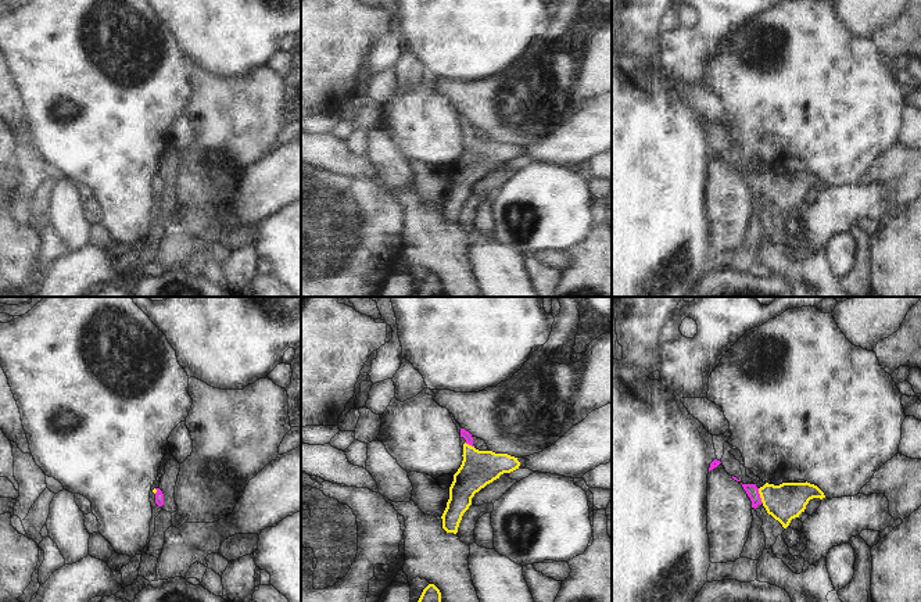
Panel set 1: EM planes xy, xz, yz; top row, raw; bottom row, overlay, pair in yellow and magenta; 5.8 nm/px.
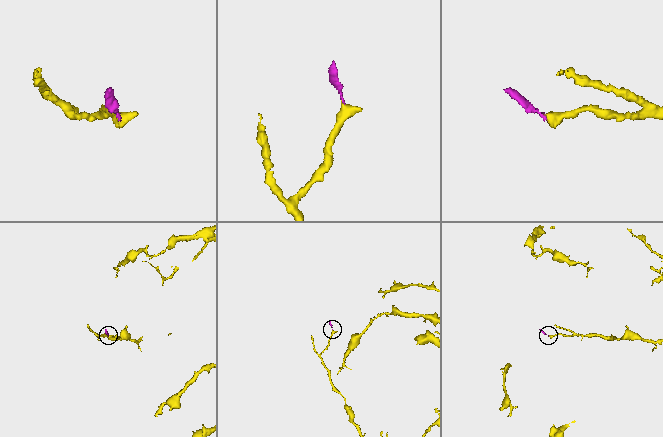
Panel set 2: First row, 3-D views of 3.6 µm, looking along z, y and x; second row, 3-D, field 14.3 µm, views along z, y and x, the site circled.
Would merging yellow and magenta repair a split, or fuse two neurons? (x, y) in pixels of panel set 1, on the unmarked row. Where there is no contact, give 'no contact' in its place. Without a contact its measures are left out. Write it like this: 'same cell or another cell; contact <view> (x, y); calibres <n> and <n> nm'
same cell; contact yz (760, 185); calibres 220 and 70 nm

